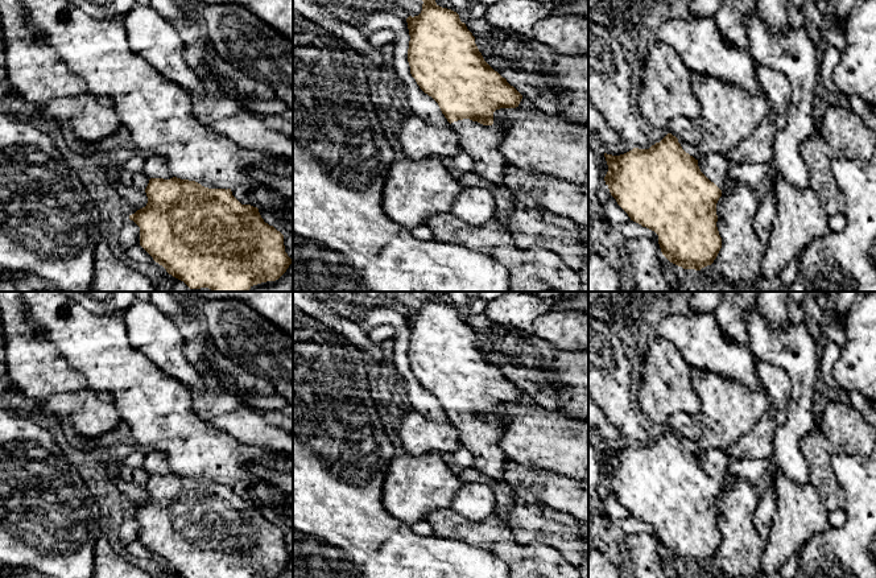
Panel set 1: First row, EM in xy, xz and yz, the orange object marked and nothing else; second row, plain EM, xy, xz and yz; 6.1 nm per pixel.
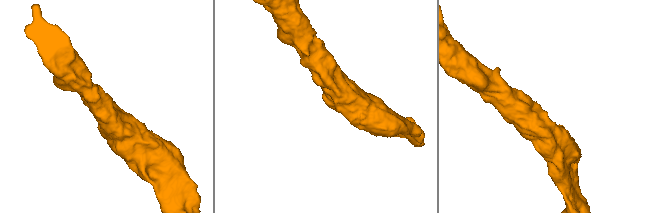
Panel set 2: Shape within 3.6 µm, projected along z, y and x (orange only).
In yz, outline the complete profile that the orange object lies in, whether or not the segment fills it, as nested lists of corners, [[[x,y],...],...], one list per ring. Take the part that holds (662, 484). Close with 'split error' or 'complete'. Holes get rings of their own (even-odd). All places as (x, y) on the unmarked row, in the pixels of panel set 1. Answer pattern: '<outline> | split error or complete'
[[[668,429],[649,445],[612,451],[604,449],[608,467],[606,480],[631,516],[654,527],[662,550],[683,565],[701,566],[711,561],[722,544],[716,517],[716,499],[732,474],[730,466],[741,458],[730,457],[723,449],[706,447],[699,455],[686,449],[678,434]]] | split error

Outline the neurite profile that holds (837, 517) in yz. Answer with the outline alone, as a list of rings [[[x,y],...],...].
[[[835,509],[829,512],[829,521],[831,528],[840,528],[846,523],[844,509]]]

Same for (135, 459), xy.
[[[139,449],[136,451],[124,451],[119,459],[119,467],[128,466],[131,468],[144,468],[144,461],[149,449]]]

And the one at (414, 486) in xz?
[[[401,453],[389,463],[383,484],[383,505],[392,517],[410,527],[426,520],[434,509],[451,509],[453,499],[462,486],[456,468],[450,466],[446,457],[435,453]]]

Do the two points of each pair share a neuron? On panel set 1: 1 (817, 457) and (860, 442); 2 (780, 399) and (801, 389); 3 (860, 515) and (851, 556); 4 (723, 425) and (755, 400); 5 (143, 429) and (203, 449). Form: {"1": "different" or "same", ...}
{"1": "same", "2": "different", "3": "same", "4": "same", "5": "same"}

